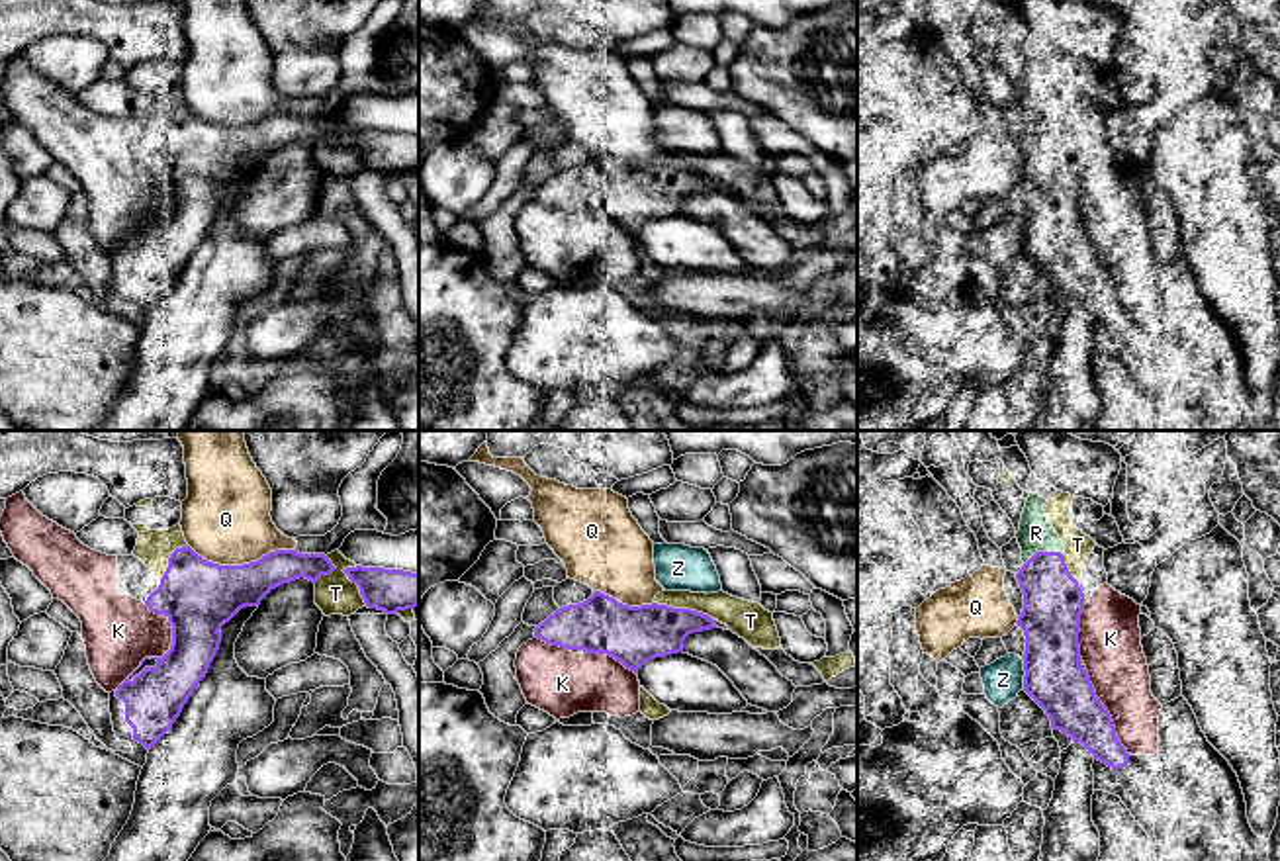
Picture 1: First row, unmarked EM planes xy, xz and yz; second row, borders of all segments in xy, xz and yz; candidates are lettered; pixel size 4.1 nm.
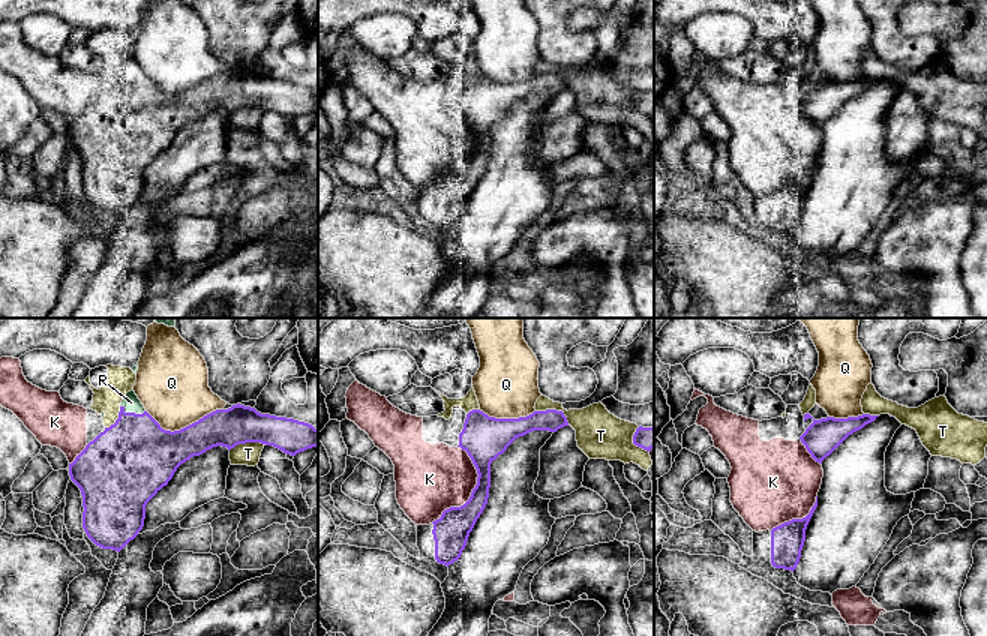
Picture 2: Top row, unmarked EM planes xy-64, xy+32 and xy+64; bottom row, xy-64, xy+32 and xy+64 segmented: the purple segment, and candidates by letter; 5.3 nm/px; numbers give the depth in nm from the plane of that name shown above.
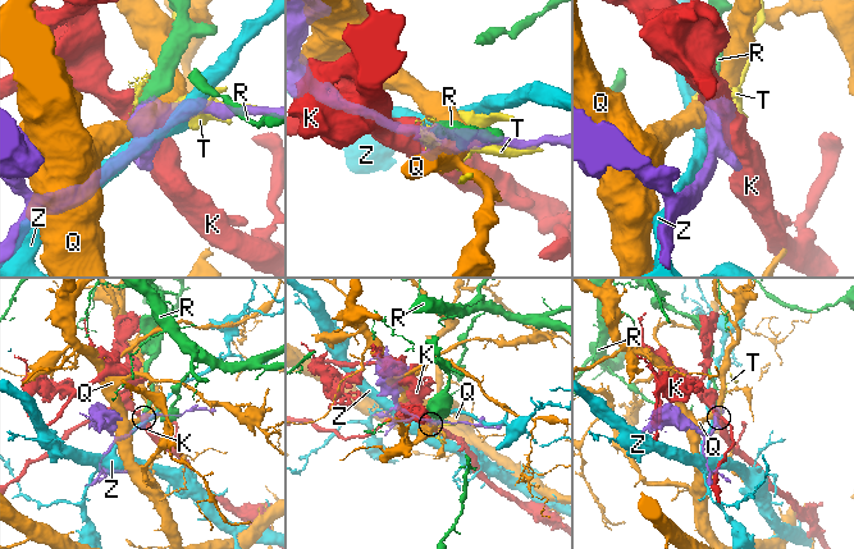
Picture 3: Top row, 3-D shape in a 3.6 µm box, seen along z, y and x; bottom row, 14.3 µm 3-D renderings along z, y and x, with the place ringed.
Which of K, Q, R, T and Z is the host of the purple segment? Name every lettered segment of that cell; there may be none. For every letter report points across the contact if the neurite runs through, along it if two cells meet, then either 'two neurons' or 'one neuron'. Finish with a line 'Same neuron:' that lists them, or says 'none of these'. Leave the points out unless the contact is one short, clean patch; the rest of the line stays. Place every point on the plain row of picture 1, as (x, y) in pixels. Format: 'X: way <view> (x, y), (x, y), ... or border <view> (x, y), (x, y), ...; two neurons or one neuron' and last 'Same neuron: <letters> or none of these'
K: two neurons
Q: two neurons
R: one neuron
T: two neurons
Z: two neurons
Same neuron: R

